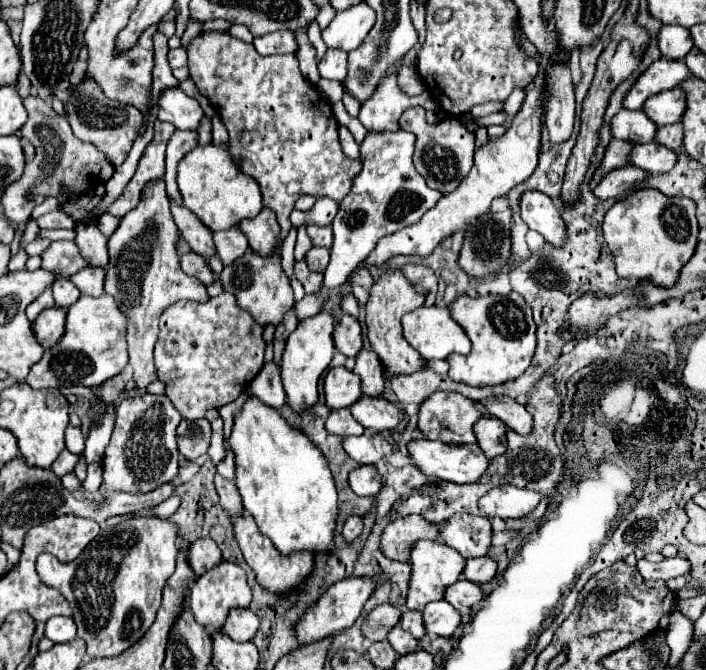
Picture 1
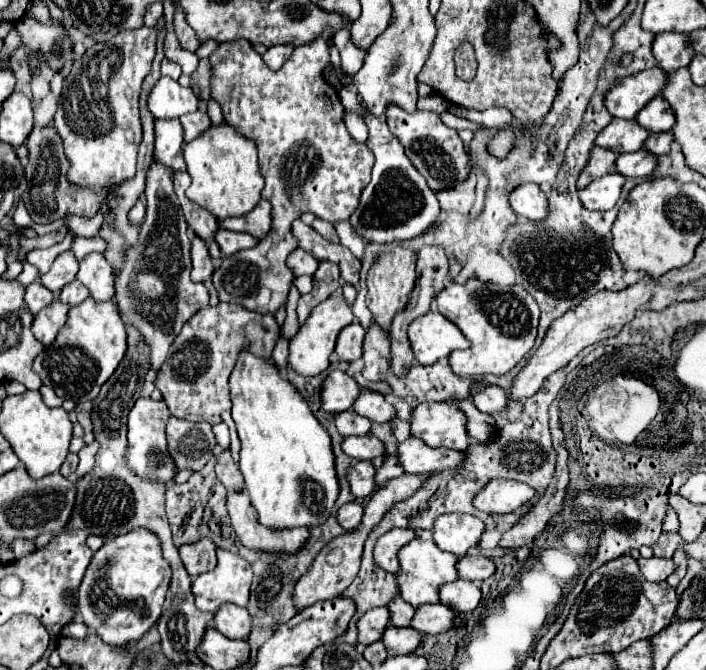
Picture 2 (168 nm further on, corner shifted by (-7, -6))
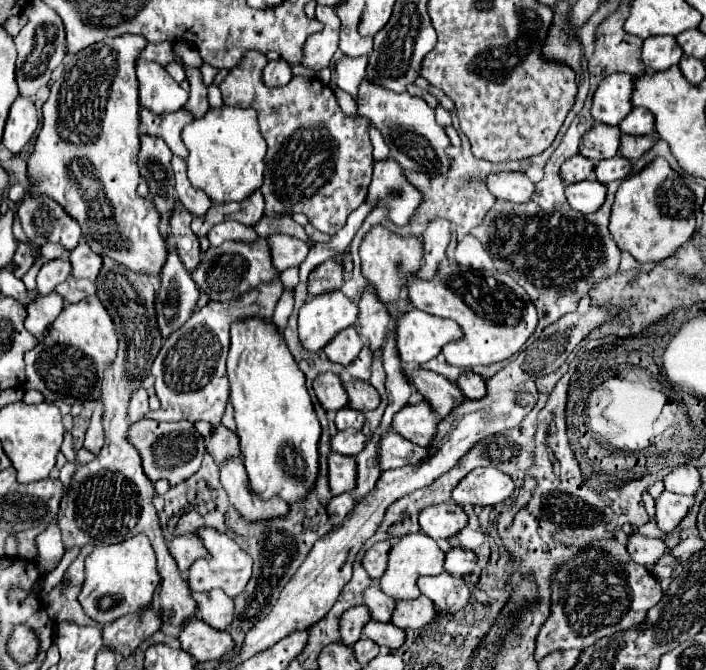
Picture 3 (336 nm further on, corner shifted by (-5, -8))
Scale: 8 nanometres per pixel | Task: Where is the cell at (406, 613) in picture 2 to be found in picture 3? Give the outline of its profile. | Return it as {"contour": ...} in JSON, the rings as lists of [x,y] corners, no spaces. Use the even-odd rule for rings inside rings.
{"contour":[[[370,586],[364,592],[364,606],[368,606],[370,616],[378,622],[390,622],[392,610],[396,606],[396,600],[390,600],[378,586]]]}

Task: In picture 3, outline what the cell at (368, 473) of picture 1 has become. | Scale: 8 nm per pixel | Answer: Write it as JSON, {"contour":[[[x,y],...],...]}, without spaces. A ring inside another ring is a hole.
{"contour":[[[330,454],[328,456],[328,474],[330,474],[330,492],[342,494],[352,492],[356,480],[356,460],[352,456]]]}

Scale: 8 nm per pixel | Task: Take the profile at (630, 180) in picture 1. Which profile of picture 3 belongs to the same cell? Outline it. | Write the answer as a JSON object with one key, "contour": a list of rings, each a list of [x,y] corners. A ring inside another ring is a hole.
{"contour":[[[582,180],[566,186],[566,200],[578,212],[596,212],[606,198],[606,186],[596,180]]]}

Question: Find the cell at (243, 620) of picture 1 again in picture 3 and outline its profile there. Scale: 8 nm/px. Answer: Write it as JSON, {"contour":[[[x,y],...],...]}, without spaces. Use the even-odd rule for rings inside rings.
{"contour":[[[222,590],[214,592],[192,592],[198,602],[198,616],[216,630],[226,630],[232,622],[234,602]]]}

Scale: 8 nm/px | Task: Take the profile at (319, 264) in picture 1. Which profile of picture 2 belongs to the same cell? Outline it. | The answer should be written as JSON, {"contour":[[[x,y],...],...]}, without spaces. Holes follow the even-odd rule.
{"contour":[[[320,262],[320,268],[314,274],[312,292],[308,292],[306,296],[302,296],[298,300],[298,322],[304,324],[312,312],[312,308],[318,306],[320,302],[324,302],[324,298],[328,298],[340,286],[342,286],[342,280],[340,280],[338,266],[332,262]]]}

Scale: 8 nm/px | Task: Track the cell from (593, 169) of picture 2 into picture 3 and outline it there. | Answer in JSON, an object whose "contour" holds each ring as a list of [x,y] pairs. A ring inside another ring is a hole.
{"contour":[[[580,154],[572,156],[570,160],[566,160],[562,164],[562,168],[560,168],[560,176],[562,176],[562,180],[566,184],[574,184],[574,182],[580,182],[580,180],[592,178],[592,172],[594,172],[594,162],[586,160]]]}

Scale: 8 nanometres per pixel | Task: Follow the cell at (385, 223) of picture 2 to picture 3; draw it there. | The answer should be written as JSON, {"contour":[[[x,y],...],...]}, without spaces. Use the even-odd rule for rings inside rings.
{"contour":[[[392,158],[374,164],[374,178],[368,198],[374,202],[384,202],[390,208],[392,222],[398,226],[404,226],[422,202],[422,194],[406,182],[400,164]]]}

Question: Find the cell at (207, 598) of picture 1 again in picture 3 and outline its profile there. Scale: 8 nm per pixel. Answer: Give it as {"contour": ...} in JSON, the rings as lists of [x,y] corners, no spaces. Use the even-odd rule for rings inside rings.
{"contour":[[[204,526],[202,530],[196,532],[198,538],[202,540],[204,548],[208,550],[210,554],[210,560],[206,558],[198,558],[192,566],[190,566],[190,574],[188,574],[188,584],[190,584],[190,590],[194,592],[210,592],[214,588],[220,588],[224,590],[230,598],[236,598],[248,584],[250,580],[250,574],[252,574],[252,558],[242,552],[242,548],[234,542],[232,536],[228,536],[226,532],[220,532],[216,528],[208,528]]]}

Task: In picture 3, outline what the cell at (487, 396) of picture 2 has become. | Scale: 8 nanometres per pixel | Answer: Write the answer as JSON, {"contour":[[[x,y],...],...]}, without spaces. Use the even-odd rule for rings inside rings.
{"contour":[[[472,370],[462,372],[462,374],[458,376],[458,380],[456,380],[456,386],[458,386],[460,392],[462,392],[466,398],[470,398],[470,400],[480,400],[480,398],[484,398],[484,394],[486,394],[486,382],[484,382],[484,378],[482,378],[480,374],[472,372]]]}

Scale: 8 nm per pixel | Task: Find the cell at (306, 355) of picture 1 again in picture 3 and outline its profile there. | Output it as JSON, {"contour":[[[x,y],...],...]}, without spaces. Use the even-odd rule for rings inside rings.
{"contour":[[[340,290],[318,294],[298,314],[298,336],[306,350],[322,350],[340,330],[358,320],[358,306]]]}

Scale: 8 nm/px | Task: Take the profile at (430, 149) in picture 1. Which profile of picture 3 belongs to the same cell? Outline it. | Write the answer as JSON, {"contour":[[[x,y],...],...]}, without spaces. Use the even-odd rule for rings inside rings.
{"contour":[[[362,80],[358,86],[358,98],[356,98],[358,114],[366,116],[384,136],[386,144],[390,146],[390,156],[402,166],[410,170],[418,170],[426,176],[436,176],[446,172],[450,168],[450,160],[444,154],[444,150],[450,146],[450,140],[442,126],[434,120],[434,110],[426,104],[426,100],[418,96],[410,96],[408,92],[392,92],[388,88],[370,84],[368,80]]]}

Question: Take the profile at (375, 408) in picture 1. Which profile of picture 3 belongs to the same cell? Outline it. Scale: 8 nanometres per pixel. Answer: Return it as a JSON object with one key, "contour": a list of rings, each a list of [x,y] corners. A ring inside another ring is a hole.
{"contour":[[[348,380],[344,382],[344,390],[348,394],[348,406],[360,412],[374,410],[380,404],[380,396],[370,382],[364,380]]]}

